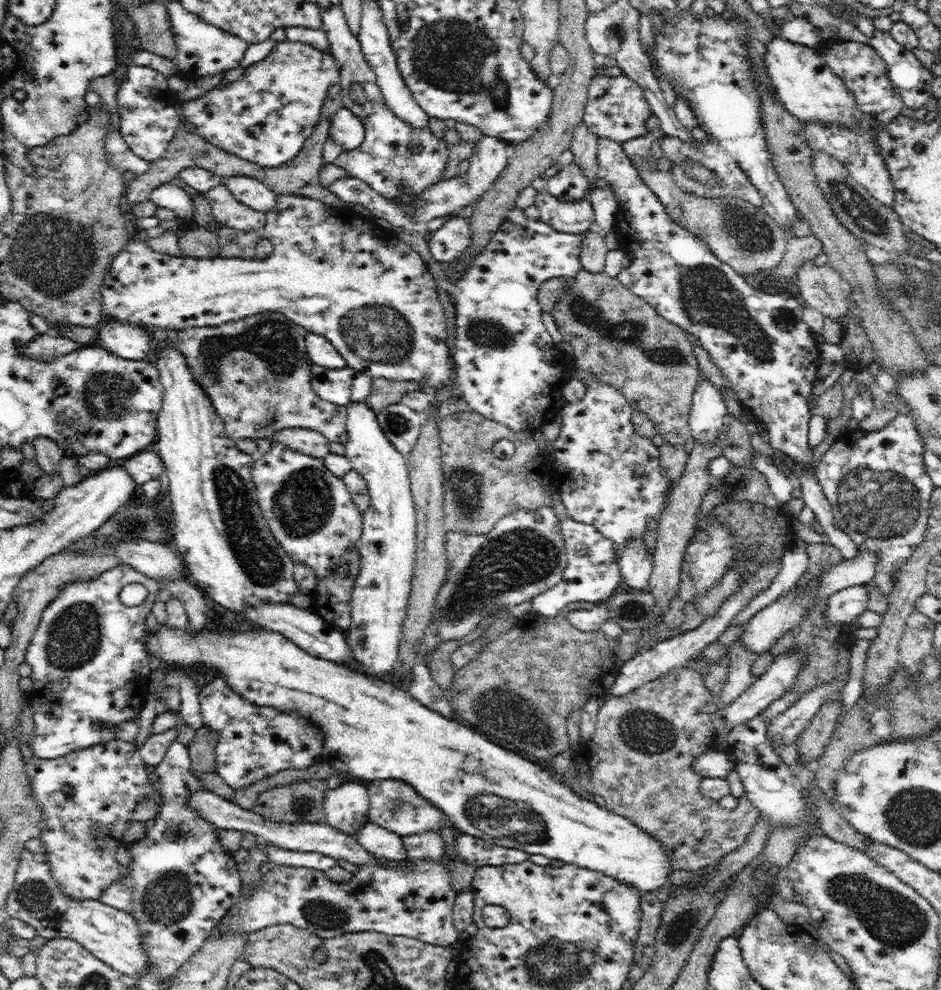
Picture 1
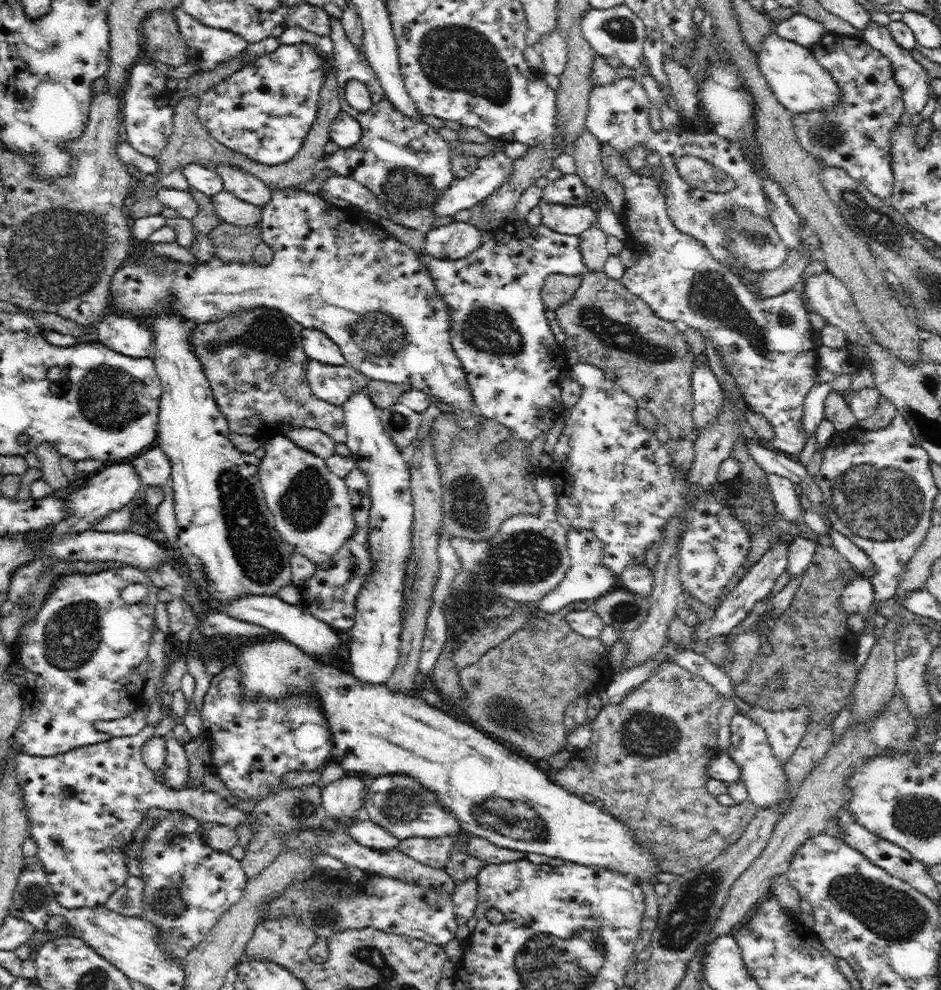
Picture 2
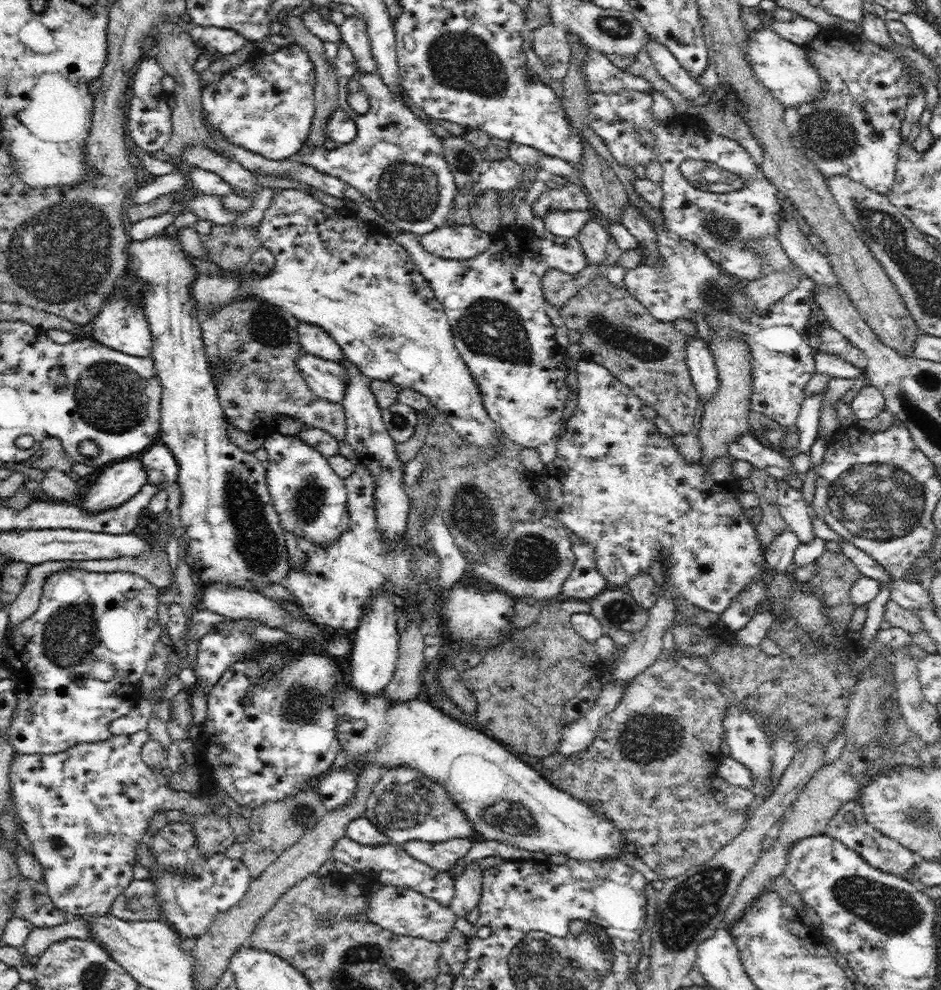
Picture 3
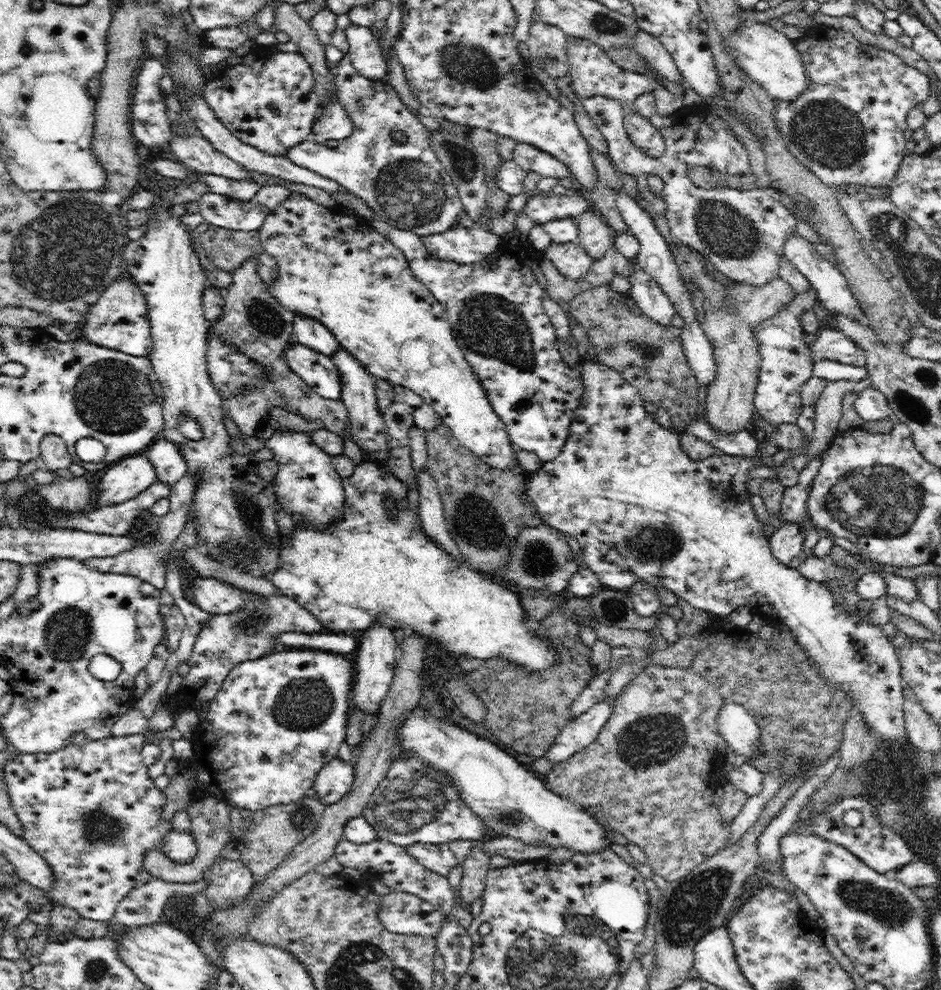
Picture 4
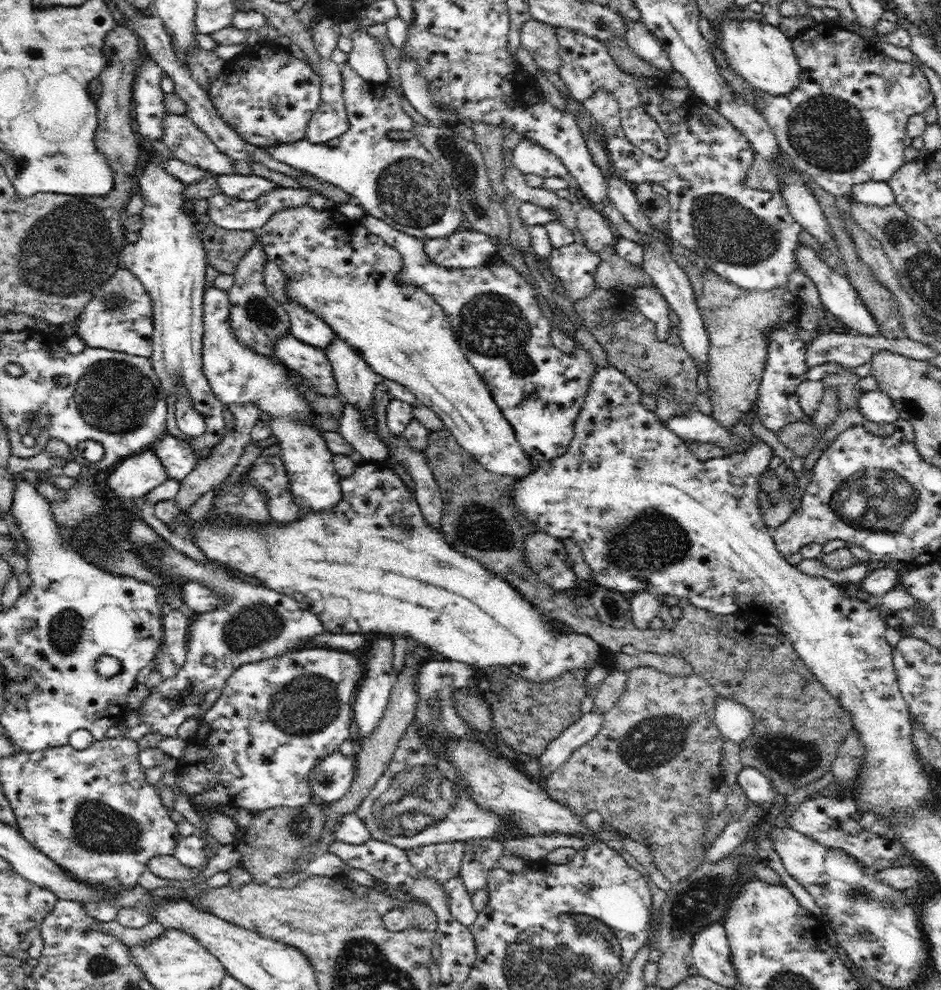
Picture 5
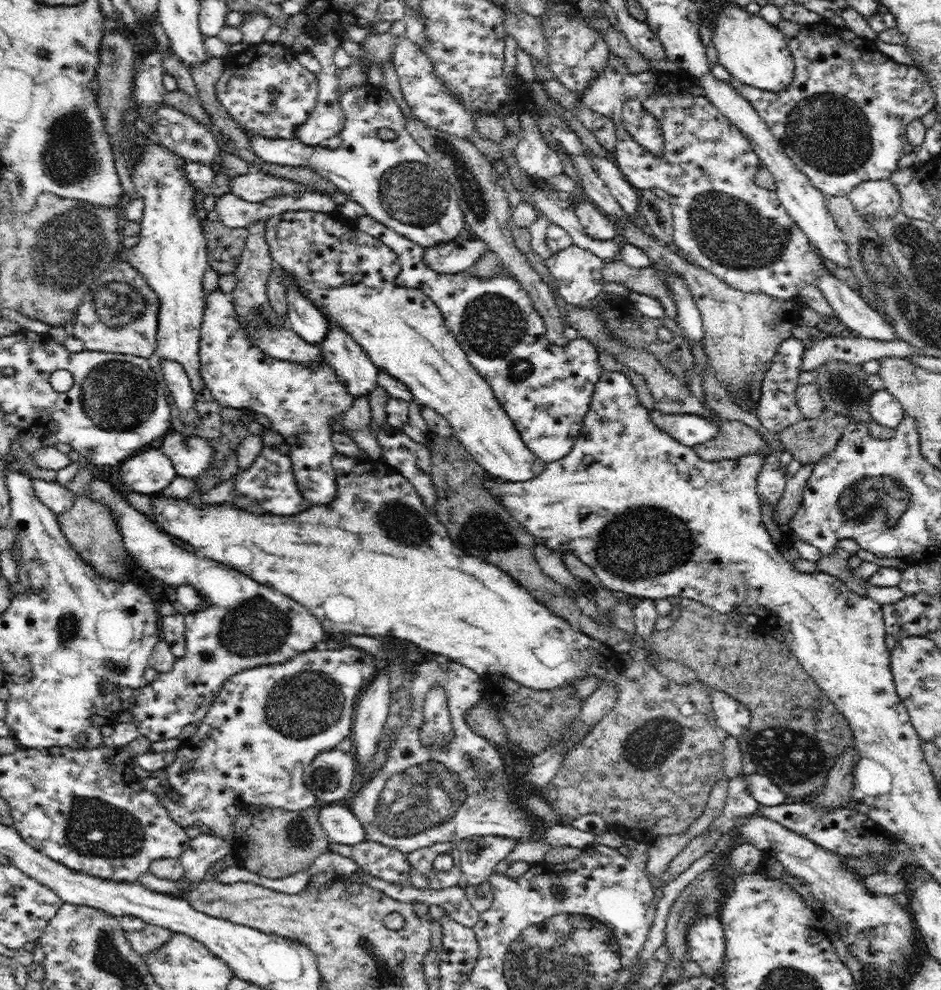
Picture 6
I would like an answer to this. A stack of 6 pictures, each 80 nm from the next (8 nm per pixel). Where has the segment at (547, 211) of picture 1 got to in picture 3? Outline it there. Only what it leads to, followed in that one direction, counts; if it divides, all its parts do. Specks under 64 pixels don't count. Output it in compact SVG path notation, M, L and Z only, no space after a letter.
M550 210L543 223L549 232L564 238L576 237L584 225L594 217L588 210Z

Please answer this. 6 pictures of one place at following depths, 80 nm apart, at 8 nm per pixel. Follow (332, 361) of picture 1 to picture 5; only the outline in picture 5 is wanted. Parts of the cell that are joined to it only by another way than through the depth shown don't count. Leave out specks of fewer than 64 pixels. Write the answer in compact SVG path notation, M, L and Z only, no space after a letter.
M287 303L284 307L289 314L290 331L298 340L322 349L330 344L334 331L316 313L298 303Z

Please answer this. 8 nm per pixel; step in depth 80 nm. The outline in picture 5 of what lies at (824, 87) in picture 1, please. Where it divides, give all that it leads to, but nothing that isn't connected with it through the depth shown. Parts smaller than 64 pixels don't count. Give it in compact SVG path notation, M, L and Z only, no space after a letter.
M732 21L721 35L721 49L731 67L754 88L772 96L787 95L800 82L801 66L791 39L765 21Z

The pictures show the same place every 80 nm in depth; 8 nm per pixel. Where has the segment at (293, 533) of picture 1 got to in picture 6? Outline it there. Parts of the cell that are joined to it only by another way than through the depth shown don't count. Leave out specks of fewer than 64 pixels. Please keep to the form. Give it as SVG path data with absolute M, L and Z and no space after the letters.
M218 288L207 294L205 299L206 308L199 342L201 363L199 372L206 387L222 408L229 407L252 411L254 414L265 414L272 423L270 429L282 435L285 444L290 446L287 455L292 461L291 470L302 499L312 506L330 504L338 494L337 474L331 463L336 453L331 440L334 434L332 426L335 422L342 422L344 414L352 407L355 397L348 393L326 361L318 365L295 364L286 360L278 360L265 354L260 347L256 347L254 342L248 339L246 331L242 330L231 297Z

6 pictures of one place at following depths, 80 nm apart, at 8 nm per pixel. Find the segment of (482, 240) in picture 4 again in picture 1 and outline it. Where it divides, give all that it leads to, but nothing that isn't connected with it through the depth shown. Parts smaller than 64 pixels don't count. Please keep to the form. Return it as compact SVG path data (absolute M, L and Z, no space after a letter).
M447 217L440 228L428 237L431 255L441 264L456 260L472 242L472 229L468 219L458 217Z

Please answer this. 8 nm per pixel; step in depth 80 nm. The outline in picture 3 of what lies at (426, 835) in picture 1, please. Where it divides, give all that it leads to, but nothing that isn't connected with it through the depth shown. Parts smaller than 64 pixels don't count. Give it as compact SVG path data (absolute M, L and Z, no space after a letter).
M462 838L451 839L445 842L428 843L420 840L409 841L403 846L404 851L415 860L428 864L432 869L449 872L475 844L475 840Z

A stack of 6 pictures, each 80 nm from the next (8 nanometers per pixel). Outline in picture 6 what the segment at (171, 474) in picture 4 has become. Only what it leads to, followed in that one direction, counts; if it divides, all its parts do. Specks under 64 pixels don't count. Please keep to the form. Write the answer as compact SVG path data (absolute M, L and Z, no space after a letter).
M171 431L157 445L172 460L176 475L192 479L210 468L218 442Z

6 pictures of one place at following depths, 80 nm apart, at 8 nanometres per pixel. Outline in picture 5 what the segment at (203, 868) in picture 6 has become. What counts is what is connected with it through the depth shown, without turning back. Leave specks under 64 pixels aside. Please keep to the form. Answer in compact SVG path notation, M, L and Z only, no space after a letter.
M193 834L186 837L181 836L172 856L187 868L199 873L205 864L216 855L220 847L218 843L209 848L207 842Z

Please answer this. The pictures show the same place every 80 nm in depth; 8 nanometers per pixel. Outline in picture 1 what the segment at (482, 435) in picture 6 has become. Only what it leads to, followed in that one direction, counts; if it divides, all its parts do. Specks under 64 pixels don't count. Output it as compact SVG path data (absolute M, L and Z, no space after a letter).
M288 193L277 195L276 204L265 213L266 222L262 229L265 231L265 237L273 244L273 251L268 258L264 259L257 256L254 259L224 258L222 256L216 258L171 256L154 251L146 243L146 238L136 233L133 238L128 240L124 250L118 256L114 256L114 260L108 268L108 274L104 276L104 282L100 286L103 321L130 323L150 331L156 327L177 331L192 327L213 327L230 321L249 319L253 314L261 312L267 315L286 315L292 322L303 326L307 332L326 337L344 357L349 368L372 378L383 377L387 380L416 381L416 383L420 383L422 390L425 387L435 389L453 387L454 393L457 393L458 389L456 389L455 384L457 366L453 358L450 357L446 345L446 318L444 317L444 308L438 299L436 280L432 277L428 264L409 244L406 244L393 229L384 228L376 223L373 216L358 216L349 208L336 209L308 196Z

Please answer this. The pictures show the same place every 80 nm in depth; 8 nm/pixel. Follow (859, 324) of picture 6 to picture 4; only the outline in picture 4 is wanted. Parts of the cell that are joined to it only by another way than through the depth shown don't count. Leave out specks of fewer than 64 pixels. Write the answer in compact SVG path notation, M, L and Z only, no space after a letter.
M794 234L786 240L784 244L784 256L810 281L811 288L817 292L818 301L820 301L825 308L835 314L843 314L848 318L854 320L860 320L866 325L868 322L865 318L865 314L860 310L860 305L852 291L848 289L847 280L844 275L838 270L836 265L832 265L828 260L825 260L812 243L804 239L801 235Z

